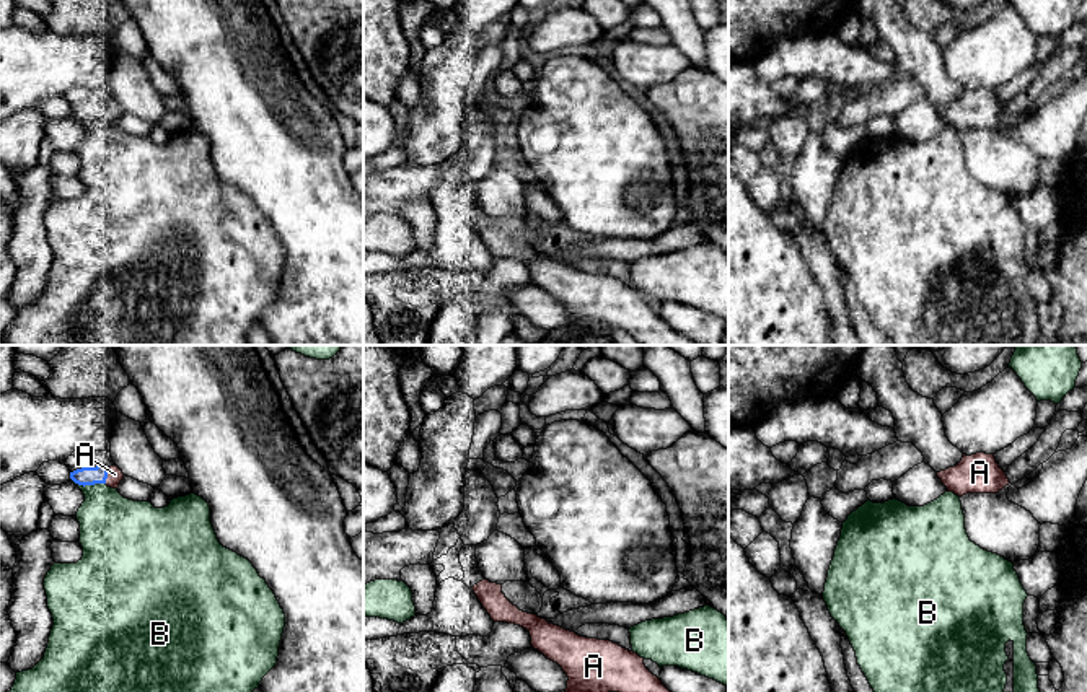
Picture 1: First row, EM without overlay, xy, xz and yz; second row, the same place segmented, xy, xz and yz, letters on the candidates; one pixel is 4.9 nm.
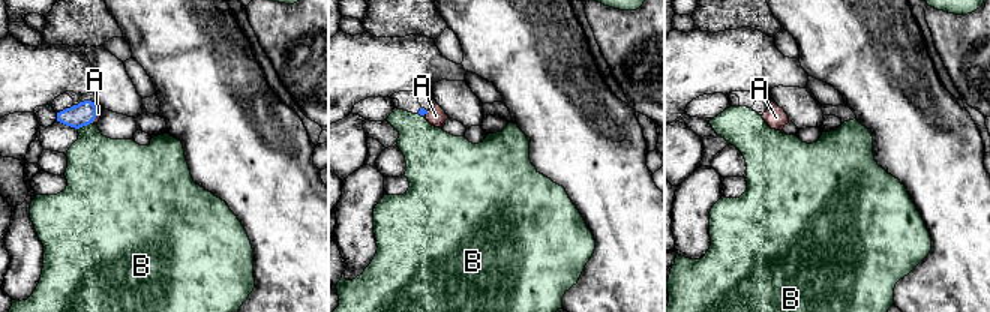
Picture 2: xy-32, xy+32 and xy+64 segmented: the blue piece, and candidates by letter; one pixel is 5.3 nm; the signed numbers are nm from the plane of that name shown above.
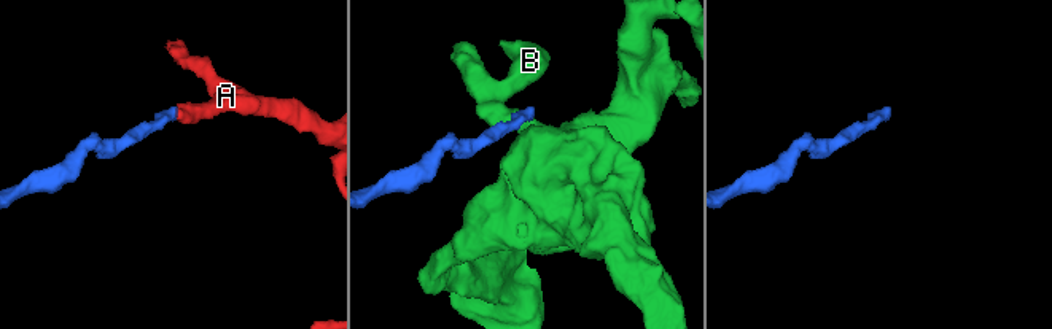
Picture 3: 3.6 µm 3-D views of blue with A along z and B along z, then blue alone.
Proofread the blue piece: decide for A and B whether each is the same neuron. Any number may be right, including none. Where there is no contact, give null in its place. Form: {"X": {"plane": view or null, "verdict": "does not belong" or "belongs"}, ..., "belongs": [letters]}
{"A": {"plane": "xy", "verdict": "belongs"}, "B": {"plane": "xy", "verdict": "does not belong"}, "belongs": ["A"]}

